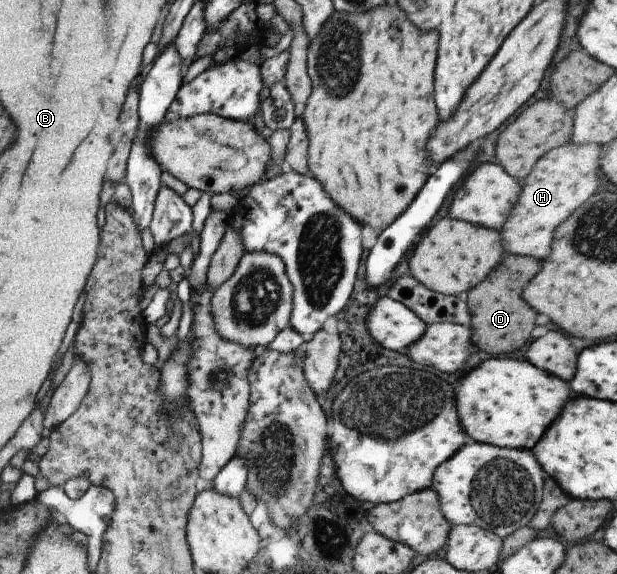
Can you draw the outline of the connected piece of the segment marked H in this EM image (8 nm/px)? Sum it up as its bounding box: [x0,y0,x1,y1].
[499,143,601,260]

